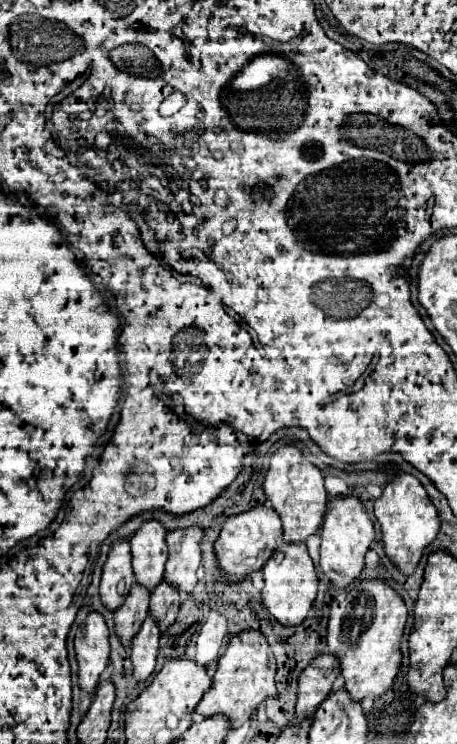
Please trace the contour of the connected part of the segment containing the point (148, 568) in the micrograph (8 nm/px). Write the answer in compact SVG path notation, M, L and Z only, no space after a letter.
M145 521L131 537L133 573L137 583L153 589L163 579L167 561L167 529L161 521Z

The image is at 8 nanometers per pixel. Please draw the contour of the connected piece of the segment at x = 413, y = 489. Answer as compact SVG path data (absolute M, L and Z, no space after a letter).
M409 473L395 475L385 487L379 499L375 499L375 517L383 533L383 549L387 557L401 569L403 575L411 575L417 567L423 549L439 533L439 517L423 485Z

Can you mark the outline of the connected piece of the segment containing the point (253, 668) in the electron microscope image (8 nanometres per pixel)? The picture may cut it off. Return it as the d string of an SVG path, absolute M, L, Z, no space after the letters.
M241 631L231 637L227 651L217 661L217 671L213 675L213 685L199 701L197 713L211 717L215 713L223 713L231 719L233 727L239 727L243 721L247 721L257 705L265 701L269 695L275 695L275 657L271 653L271 647L261 631Z

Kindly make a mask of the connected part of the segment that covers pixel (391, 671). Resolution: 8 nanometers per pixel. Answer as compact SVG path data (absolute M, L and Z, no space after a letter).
M381 579L355 581L351 591L341 601L333 601L327 647L339 659L345 687L355 701L367 695L379 697L391 685L401 667L401 637L407 623L407 607L403 597Z

